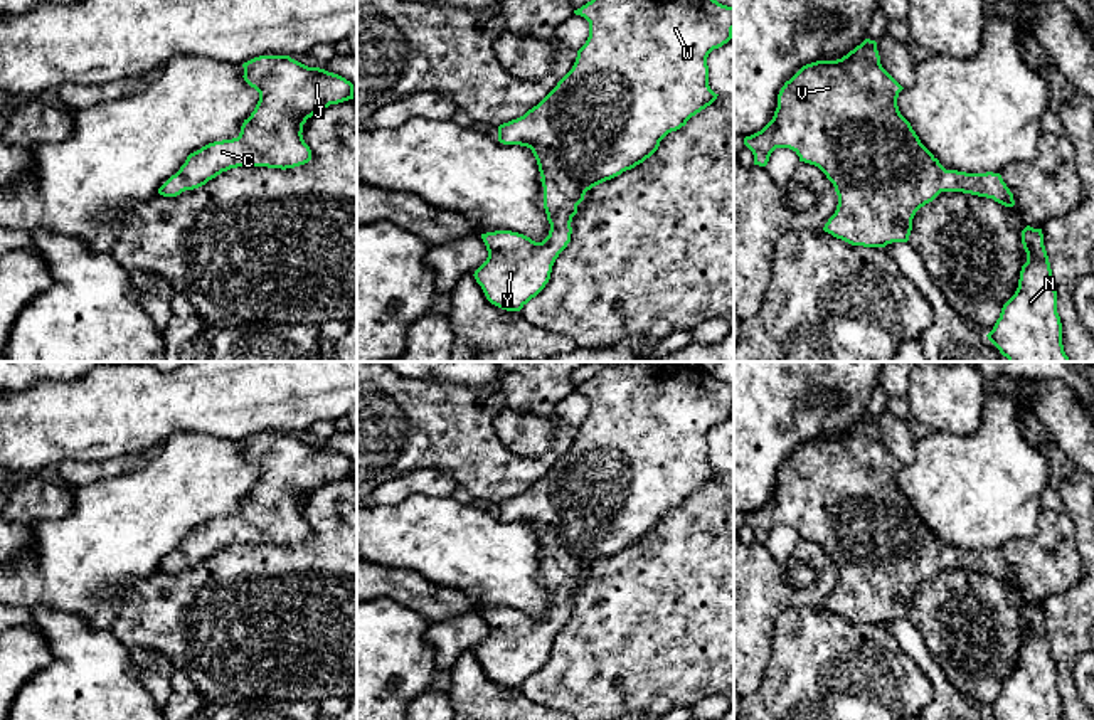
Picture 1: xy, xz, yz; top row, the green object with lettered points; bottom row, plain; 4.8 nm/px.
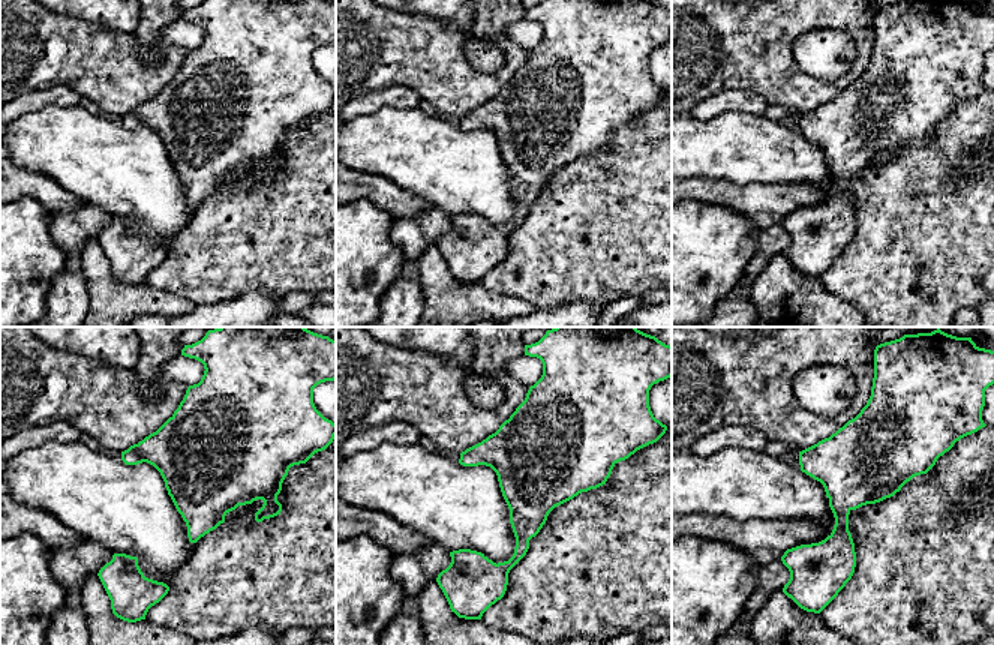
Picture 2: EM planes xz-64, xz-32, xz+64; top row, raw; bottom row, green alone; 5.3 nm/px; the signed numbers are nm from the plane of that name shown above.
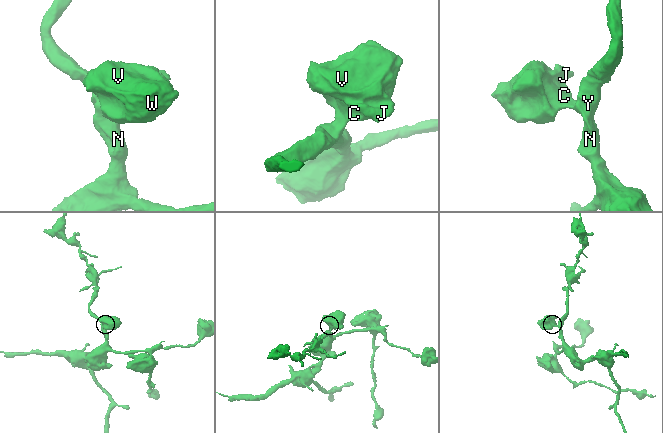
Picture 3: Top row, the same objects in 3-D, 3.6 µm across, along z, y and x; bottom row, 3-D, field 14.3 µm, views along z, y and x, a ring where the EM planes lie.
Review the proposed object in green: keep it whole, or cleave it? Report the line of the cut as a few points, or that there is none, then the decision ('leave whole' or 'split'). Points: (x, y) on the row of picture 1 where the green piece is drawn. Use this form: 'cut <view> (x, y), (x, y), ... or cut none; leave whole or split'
cut none; leave whole

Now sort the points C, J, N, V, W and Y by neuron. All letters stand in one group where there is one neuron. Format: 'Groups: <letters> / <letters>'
Groups: C J N V W Y

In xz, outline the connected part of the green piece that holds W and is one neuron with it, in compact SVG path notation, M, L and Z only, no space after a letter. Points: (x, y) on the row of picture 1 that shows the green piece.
M591 0L574 13L589 22L589 37L577 50L572 69L537 106L498 126L500 143L532 150L550 224L549 236L542 242L512 230L481 234L488 257L473 276L486 299L507 311L520 311L549 283L555 259L571 242L571 222L586 192L643 163L668 133L685 126L692 116L717 99L719 94L709 86L707 57L727 44L734 30L734 7L717 0Z

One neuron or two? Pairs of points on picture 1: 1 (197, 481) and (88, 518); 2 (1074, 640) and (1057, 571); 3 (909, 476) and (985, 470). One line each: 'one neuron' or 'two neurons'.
1: one neuron
2: two neurons
3: one neuron

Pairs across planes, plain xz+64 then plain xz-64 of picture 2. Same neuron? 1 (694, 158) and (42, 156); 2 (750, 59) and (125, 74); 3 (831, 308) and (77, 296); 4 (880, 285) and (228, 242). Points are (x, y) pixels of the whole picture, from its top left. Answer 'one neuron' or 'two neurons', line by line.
1: one neuron
2: one neuron
3: two neurons
4: one neuron

